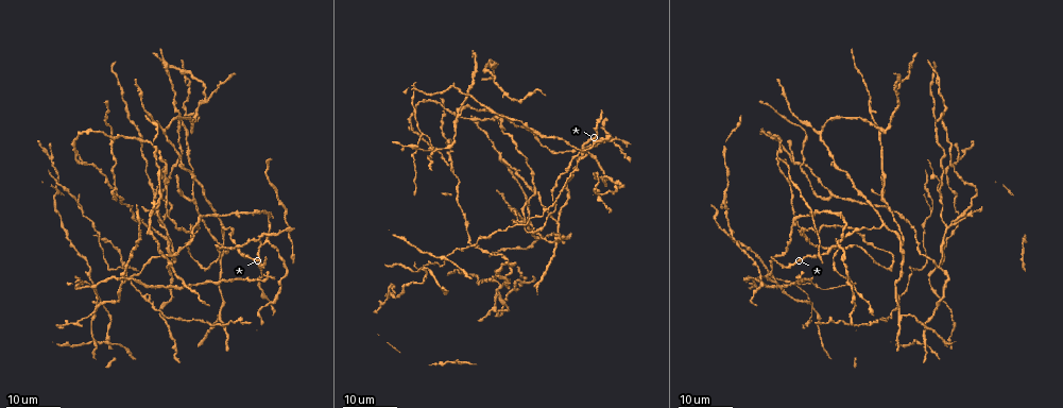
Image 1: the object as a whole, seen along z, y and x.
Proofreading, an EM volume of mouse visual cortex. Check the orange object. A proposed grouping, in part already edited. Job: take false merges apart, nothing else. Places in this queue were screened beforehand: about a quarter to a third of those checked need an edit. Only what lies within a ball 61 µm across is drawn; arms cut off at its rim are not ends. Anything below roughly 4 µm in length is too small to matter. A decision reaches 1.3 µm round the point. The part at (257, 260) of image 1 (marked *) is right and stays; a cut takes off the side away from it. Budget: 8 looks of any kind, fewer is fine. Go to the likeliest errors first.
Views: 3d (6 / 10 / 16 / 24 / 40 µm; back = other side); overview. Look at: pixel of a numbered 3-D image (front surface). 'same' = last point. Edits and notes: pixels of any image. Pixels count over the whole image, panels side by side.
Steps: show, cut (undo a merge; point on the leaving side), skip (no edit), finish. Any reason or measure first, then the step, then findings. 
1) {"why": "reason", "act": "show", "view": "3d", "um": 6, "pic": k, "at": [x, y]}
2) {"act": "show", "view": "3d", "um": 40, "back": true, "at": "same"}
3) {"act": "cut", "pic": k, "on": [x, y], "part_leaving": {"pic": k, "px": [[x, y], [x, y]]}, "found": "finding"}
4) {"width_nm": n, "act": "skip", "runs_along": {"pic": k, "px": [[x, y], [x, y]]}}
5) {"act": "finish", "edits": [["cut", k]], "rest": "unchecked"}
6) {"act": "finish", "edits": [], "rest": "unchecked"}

{"why": "small branch off a trunk", "act": "show", "view": "3d", "um": 16, "pic": 1, "at": [156, 190]}

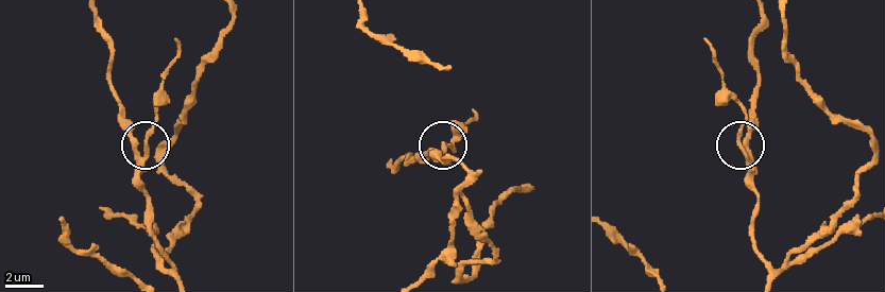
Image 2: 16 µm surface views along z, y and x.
{"act": "show", "view": "3d", "um": 10, "pic": 2, "at": [744, 145]}

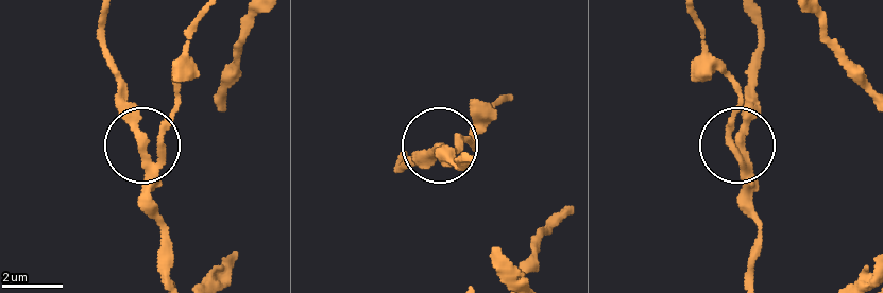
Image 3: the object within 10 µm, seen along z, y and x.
{"side_arm_um": 7, "act": "skip", "runs_along": {"pic": 3, "px": [[750, 276], [758, 222], [734, 123], [743, 96]]}, "found": "all the same neuron"}

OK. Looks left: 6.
{"why": "four or more arms meet", "act": "show", "view": "3d", "um": 16, "pic": 1, "at": [435, 147]}

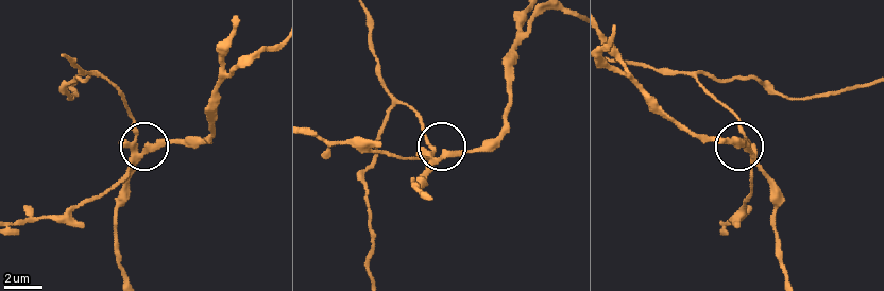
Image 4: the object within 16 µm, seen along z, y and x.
{"act": "show", "view": "3d", "um": 6, "pic": 4, "at": [446, 154]}

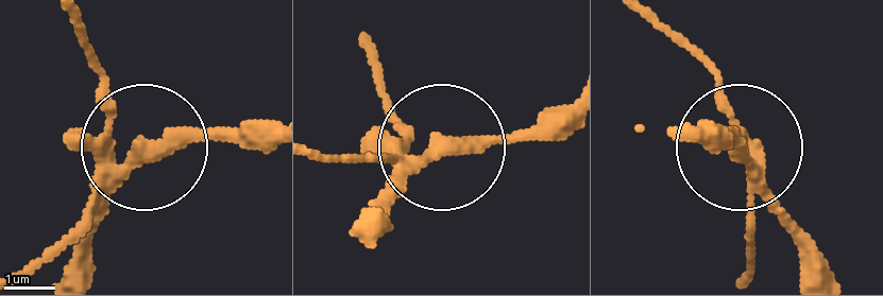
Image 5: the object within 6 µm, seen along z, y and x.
{"width_nm": 280, "act": "cut", "pic": 5, "on": [102, 103], "part_leaving": {"pic": 5, "px": [[112, 171], [112, 100], [82, 23]]}, "found": "a second neuron is stuck on"}

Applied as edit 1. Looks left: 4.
{"why": "redraw", "act": "show", "view": "overview"}

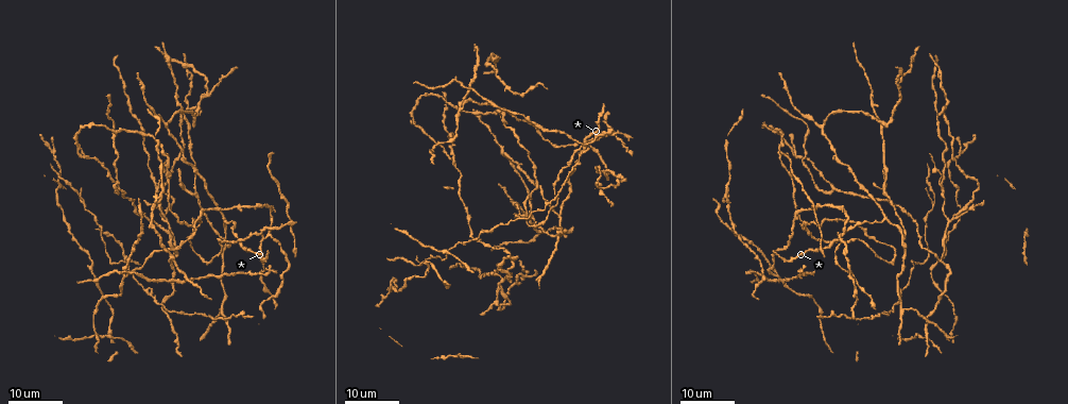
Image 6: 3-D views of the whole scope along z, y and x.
{"why": "three arms meet", "act": "show", "view": "3d", "um": 16, "pic": 6, "at": [941, 262]}

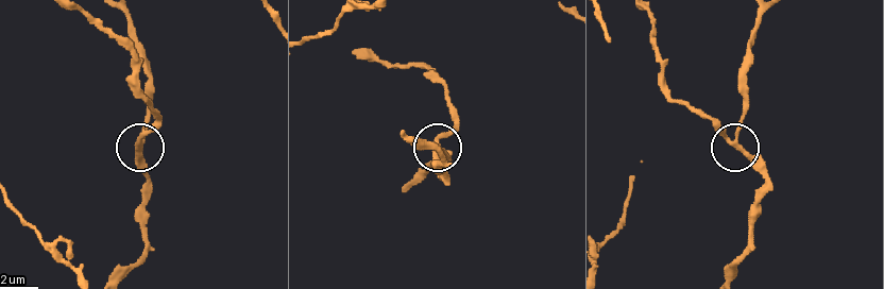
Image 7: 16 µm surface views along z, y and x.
{"act": "show", "view": "3d", "um": 10, "pic": 7, "at": [736, 142]}

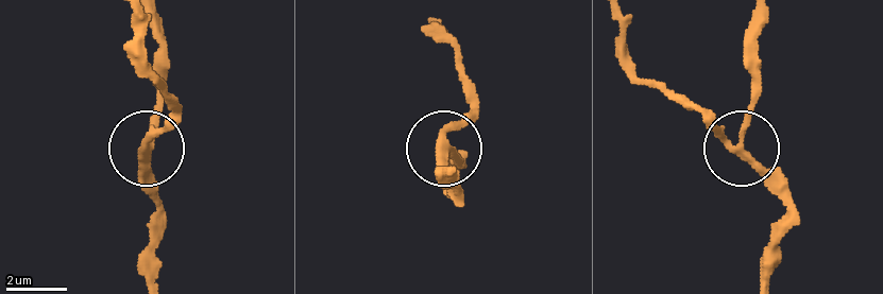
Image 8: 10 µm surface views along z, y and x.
{"act": "skip", "runs_along": {"pic": 8, "px": [[622, 17], [629, 63], [690, 100], [794, 204]]}, "found": "all the same neuron"}

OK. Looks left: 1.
{"act": "finish", "edits": [["cut", 5]], "rest": "unchecked"}

